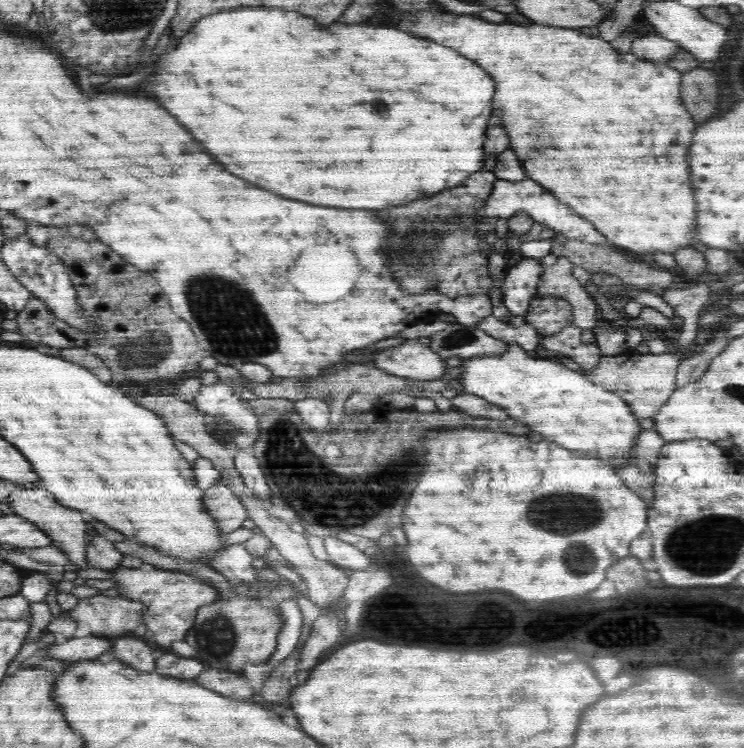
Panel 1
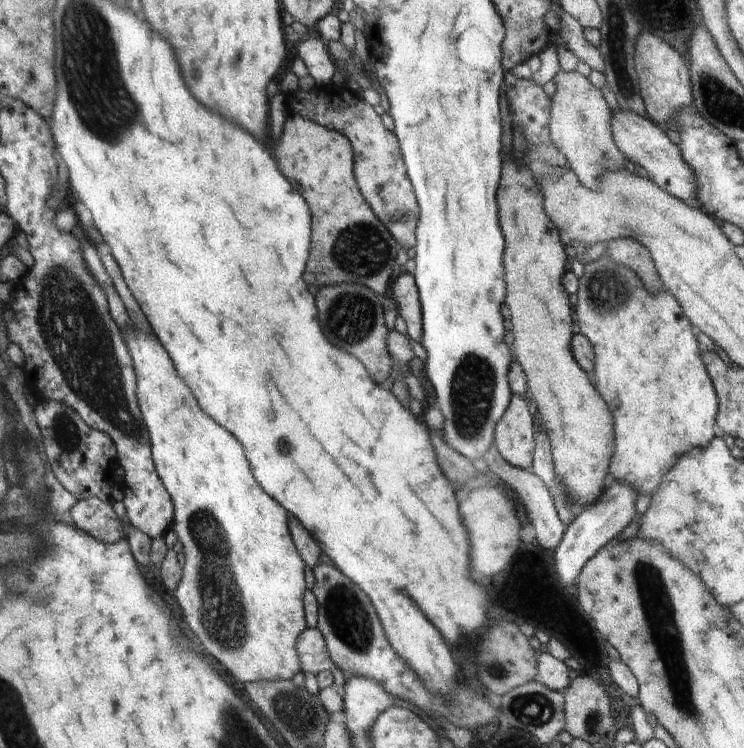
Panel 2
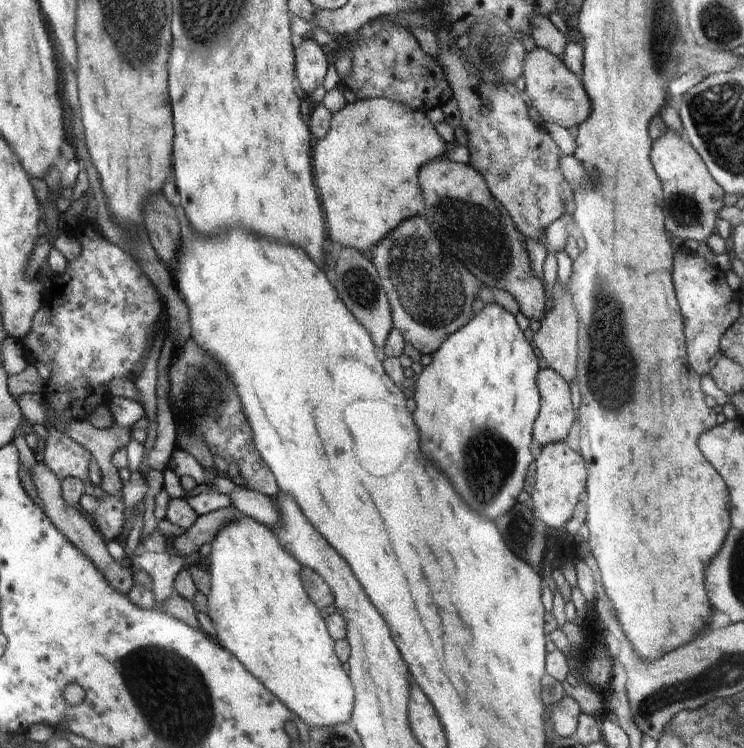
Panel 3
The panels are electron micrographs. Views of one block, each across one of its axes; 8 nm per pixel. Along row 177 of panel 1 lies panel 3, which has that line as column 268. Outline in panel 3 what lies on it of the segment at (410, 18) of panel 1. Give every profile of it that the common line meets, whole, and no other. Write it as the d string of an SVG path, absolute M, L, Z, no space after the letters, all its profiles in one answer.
M246 514L242 518L232 518L226 524L226 528L216 536L216 540L211 542L211 546L211 554L207 558L207 568L211 575L211 593L208 603L209 616L217 630L218 641L224 644L230 652L236 652L236 656L240 656L240 660L244 660L244 664L248 664L248 668L252 668L252 672L256 672L256 676L260 676L260 680L264 680L264 684L268 684L268 688L272 688L272 692L276 692L276 696L280 696L280 700L284 700L284 704L288 704L288 708L292 708L292 712L300 712L300 716L304 716L304 720L308 720L308 726L328 726L328 724L348 722L352 716L352 709L355 707L355 688L350 676L346 676L346 672L342 670L342 666L336 658L334 640L330 638L330 634L326 630L324 618L320 616L318 608L312 604L312 600L306 596L306 592L302 588L302 582L300 582L302 564L286 552L286 548L280 544L280 540L276 538L276 534L268 528L268 525L248 518Z

